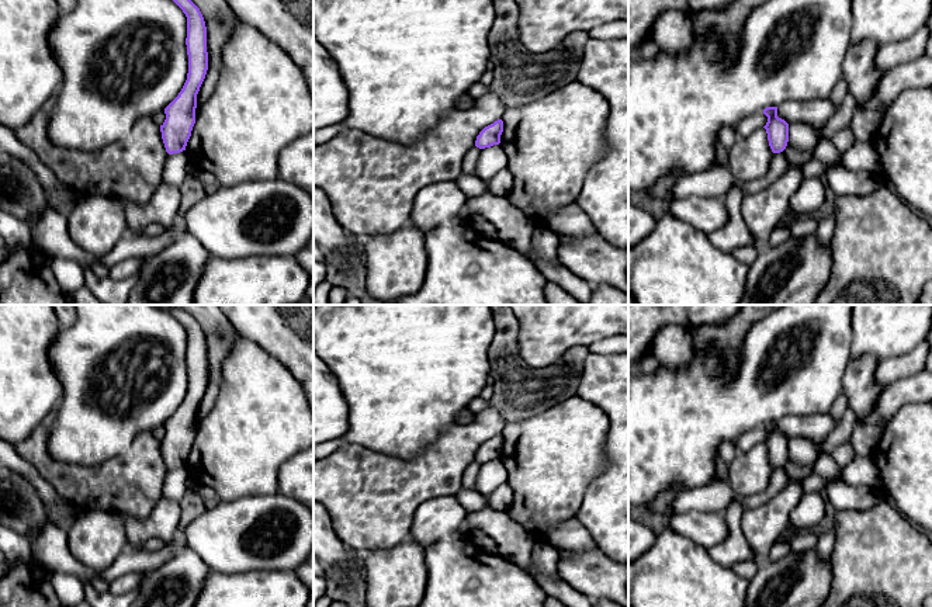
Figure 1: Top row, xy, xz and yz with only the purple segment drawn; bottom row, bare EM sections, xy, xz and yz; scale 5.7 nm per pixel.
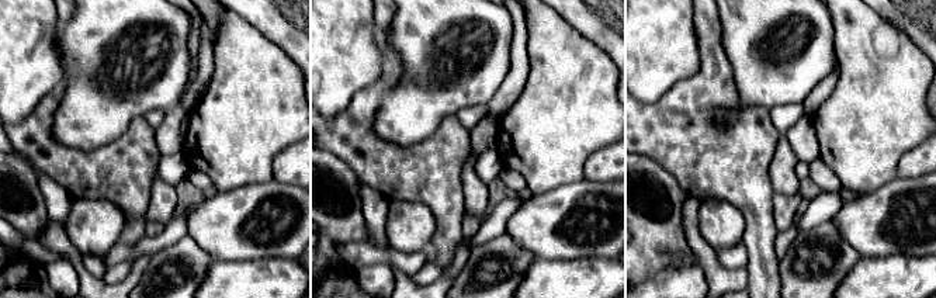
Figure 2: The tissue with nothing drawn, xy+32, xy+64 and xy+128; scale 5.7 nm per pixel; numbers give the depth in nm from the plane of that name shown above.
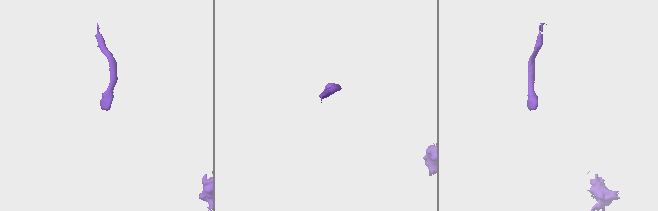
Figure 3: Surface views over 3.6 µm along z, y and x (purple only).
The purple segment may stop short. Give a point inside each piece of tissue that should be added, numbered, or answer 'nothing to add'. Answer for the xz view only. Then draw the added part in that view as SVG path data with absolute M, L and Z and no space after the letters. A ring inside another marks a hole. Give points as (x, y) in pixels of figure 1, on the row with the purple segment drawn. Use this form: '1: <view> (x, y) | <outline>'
nothing to add

